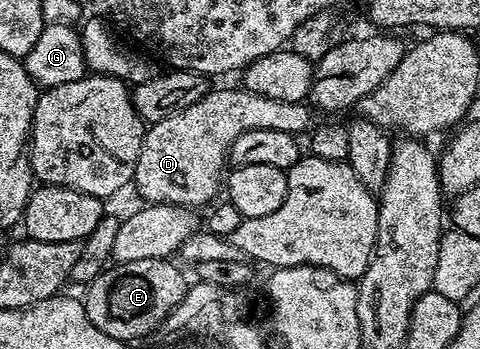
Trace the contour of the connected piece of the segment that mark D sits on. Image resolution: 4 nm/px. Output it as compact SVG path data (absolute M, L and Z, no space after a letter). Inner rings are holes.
M243 86L236 88L213 87L194 106L186 106L186 110L178 110L162 122L151 125L145 131L142 150L136 159L136 174L134 188L137 188L150 204L180 204L184 208L199 209L199 204L207 205L217 199L216 191L222 188L222 173L224 164L229 163L228 151L232 149L232 143L239 136L250 130L278 130L279 132L291 132L293 134L307 133L313 127L313 109L307 103L282 102L274 98L266 98L260 94L247 92Z

